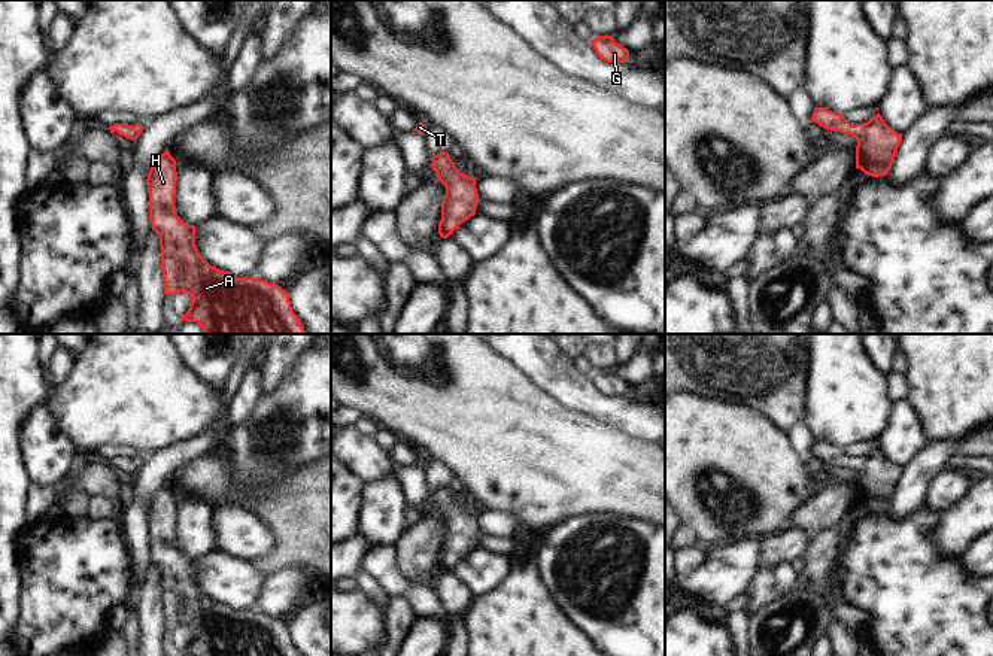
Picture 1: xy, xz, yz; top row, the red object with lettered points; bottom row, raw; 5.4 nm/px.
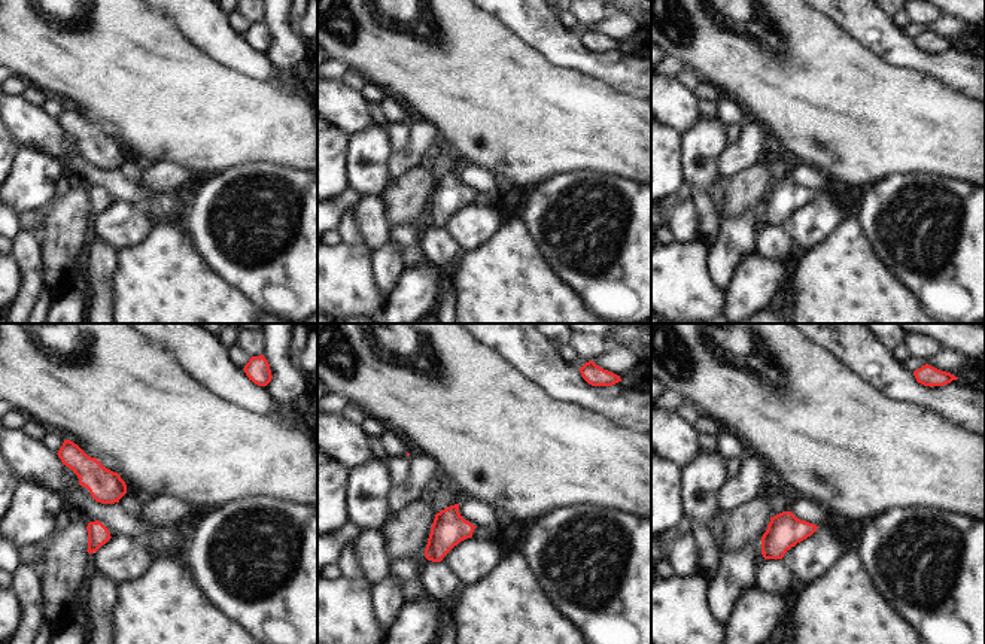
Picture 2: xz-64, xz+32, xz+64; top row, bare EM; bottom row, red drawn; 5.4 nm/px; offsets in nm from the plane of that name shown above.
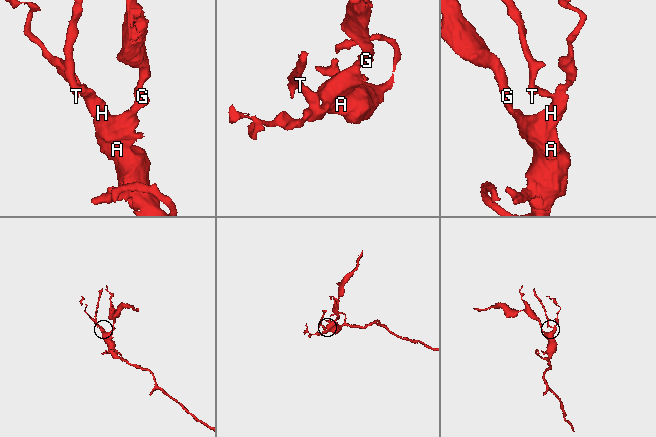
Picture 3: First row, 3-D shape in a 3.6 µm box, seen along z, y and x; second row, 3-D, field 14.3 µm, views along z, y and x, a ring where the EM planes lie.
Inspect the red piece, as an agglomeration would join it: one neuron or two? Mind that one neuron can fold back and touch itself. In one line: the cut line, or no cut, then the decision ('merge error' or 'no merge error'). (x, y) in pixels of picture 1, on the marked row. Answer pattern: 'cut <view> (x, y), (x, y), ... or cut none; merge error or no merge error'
cut none; no merge error

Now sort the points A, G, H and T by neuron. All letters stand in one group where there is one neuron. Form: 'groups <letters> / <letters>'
groups A G H T

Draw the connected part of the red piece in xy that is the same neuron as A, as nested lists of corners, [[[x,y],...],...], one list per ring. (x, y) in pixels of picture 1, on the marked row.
[[[168,151],[161,154],[146,179],[149,192],[149,219],[160,236],[164,294],[185,292],[192,297],[180,321],[197,322],[204,334],[304,334],[294,313],[289,292],[276,283],[255,277],[237,277],[210,265],[195,246],[195,227],[185,224],[174,210],[176,160]]]

